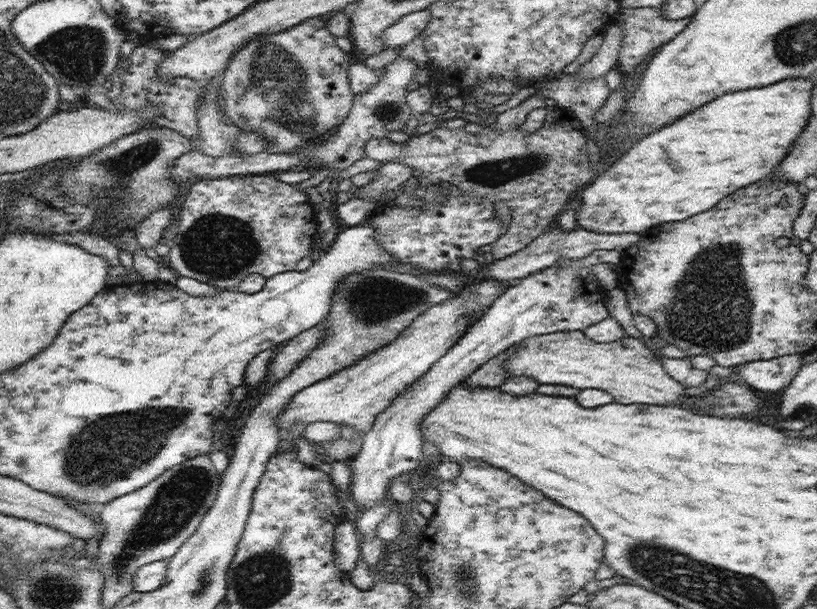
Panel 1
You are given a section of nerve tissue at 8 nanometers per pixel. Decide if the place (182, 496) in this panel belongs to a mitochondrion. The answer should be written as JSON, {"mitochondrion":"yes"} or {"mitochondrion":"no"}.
{"mitochondrion":"yes"}

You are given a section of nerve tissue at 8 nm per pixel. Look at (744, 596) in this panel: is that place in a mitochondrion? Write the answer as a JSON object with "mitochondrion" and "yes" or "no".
{"mitochondrion":"yes"}

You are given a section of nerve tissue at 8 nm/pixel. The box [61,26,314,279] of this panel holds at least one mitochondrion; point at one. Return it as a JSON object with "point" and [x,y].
{"point":[135,158]}

